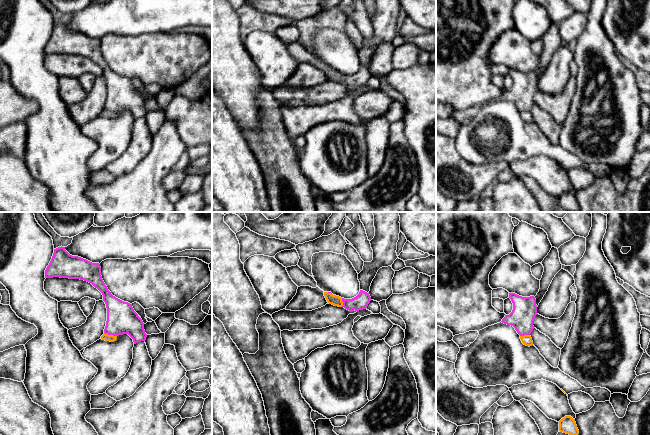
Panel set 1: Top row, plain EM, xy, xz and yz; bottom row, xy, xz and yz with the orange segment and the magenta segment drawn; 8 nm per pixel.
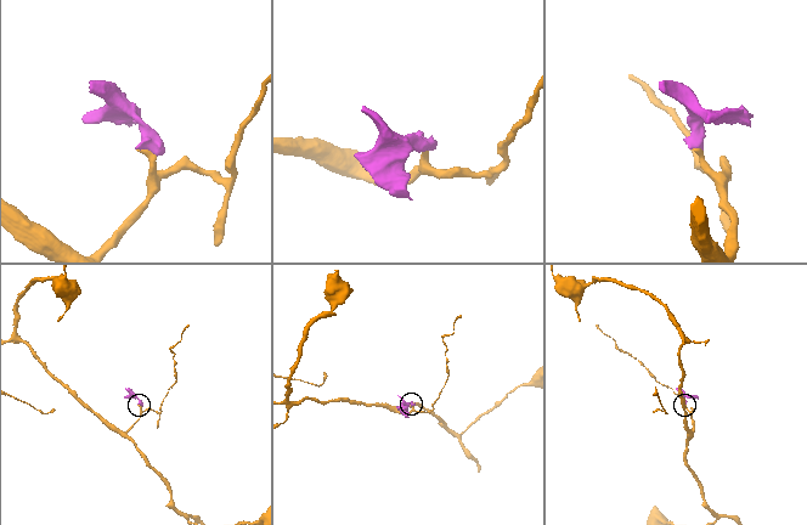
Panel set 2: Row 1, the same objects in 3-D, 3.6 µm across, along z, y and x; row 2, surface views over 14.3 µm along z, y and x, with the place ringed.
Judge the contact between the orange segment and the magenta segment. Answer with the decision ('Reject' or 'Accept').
Reject

